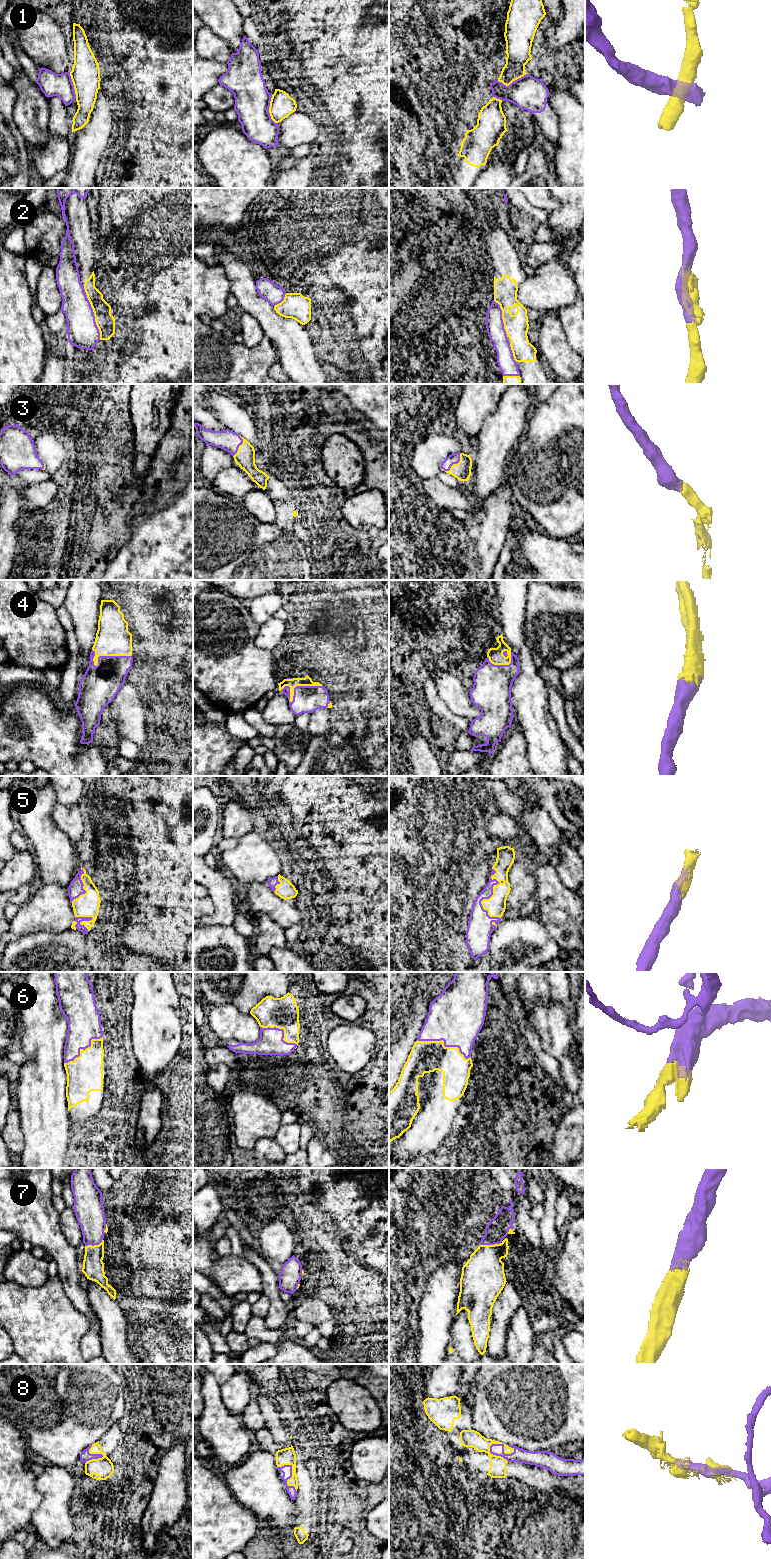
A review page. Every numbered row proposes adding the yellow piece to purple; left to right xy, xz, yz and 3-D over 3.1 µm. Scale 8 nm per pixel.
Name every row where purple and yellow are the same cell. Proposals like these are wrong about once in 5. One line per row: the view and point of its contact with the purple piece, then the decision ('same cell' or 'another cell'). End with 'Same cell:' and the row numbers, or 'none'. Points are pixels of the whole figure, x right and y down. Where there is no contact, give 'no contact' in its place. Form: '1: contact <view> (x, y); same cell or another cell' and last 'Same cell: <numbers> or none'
1: contact xz (268, 110); another cell
2: contact xy (93, 313); same cell
3: contact yz (452, 464); same cell
4: contact xz (294, 693); same cell
5: contact yz (488, 898); same cell
6: contact yz (444, 1044); same cell
7: contact yz (491, 1244); same cell
8: contact yz (503, 1447); another cell
Same cell: 2, 3, 4, 5, 6, 7

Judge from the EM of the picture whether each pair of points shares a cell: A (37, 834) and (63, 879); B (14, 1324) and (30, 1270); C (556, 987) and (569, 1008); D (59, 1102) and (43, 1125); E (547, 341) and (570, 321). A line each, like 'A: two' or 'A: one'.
A: one
B: two
C: one
D: one
E: two

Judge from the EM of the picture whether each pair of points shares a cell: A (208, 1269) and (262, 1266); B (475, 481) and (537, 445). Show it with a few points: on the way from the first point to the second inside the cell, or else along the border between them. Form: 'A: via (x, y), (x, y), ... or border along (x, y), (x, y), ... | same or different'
A: border along (244, 1257), (258, 1270), (263, 1288) | different
B: border along (519, 443), (509, 454), (505, 474) | different

